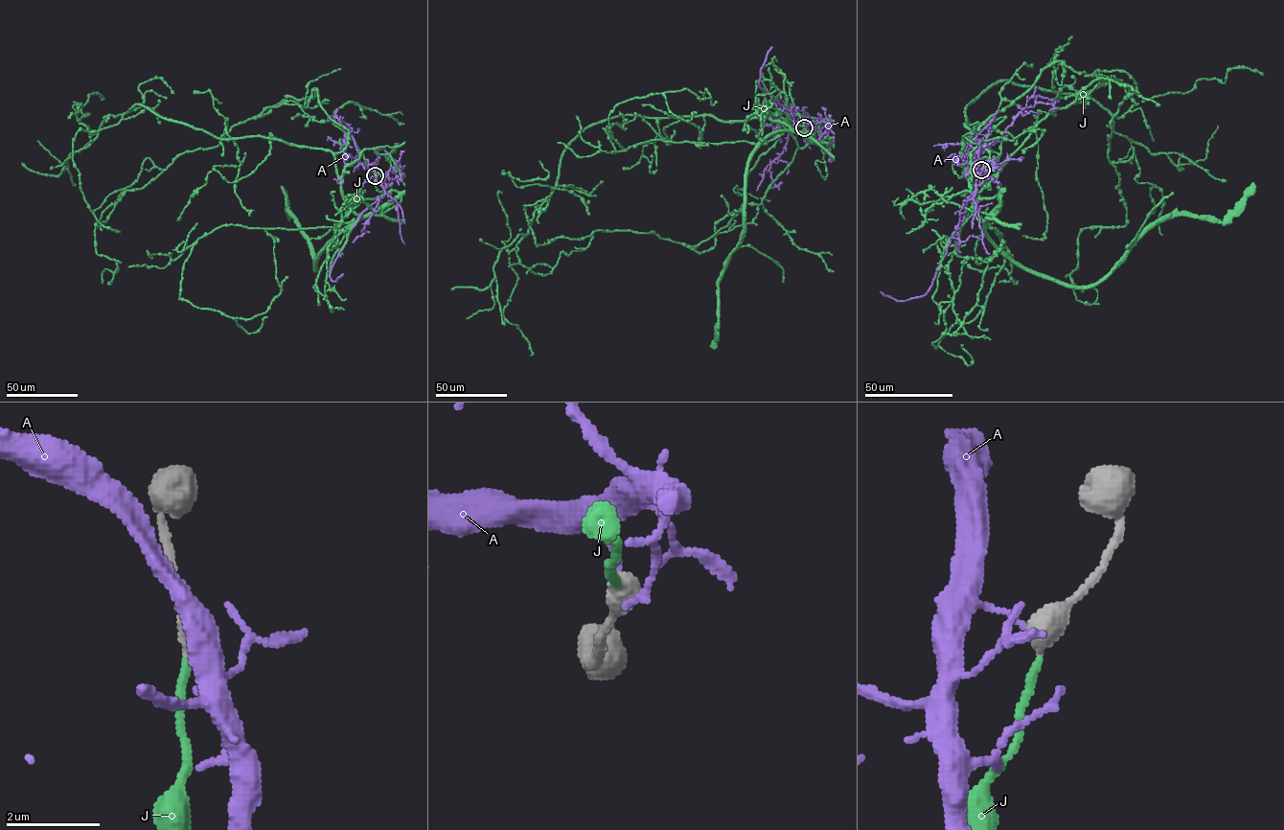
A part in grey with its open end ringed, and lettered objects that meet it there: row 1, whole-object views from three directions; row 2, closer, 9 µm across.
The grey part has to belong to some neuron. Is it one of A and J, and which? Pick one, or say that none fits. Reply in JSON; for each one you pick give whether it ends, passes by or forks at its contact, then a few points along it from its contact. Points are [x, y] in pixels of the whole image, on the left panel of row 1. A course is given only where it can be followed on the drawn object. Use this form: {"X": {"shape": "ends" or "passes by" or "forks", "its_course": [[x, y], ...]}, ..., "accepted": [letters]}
{"J": {"shape": "ends", "its_course": [[375, 175], [381, 192], [384, 180], [370, 169], [345, 202], [363, 217], [394, 199]]}, "accepted": ["J"]}

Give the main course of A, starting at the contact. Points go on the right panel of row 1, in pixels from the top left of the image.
A: (980, 169), (974, 195), (967, 204), (964, 219), (951, 238), (930, 288), (923, 295), (897, 301), (880, 291)

